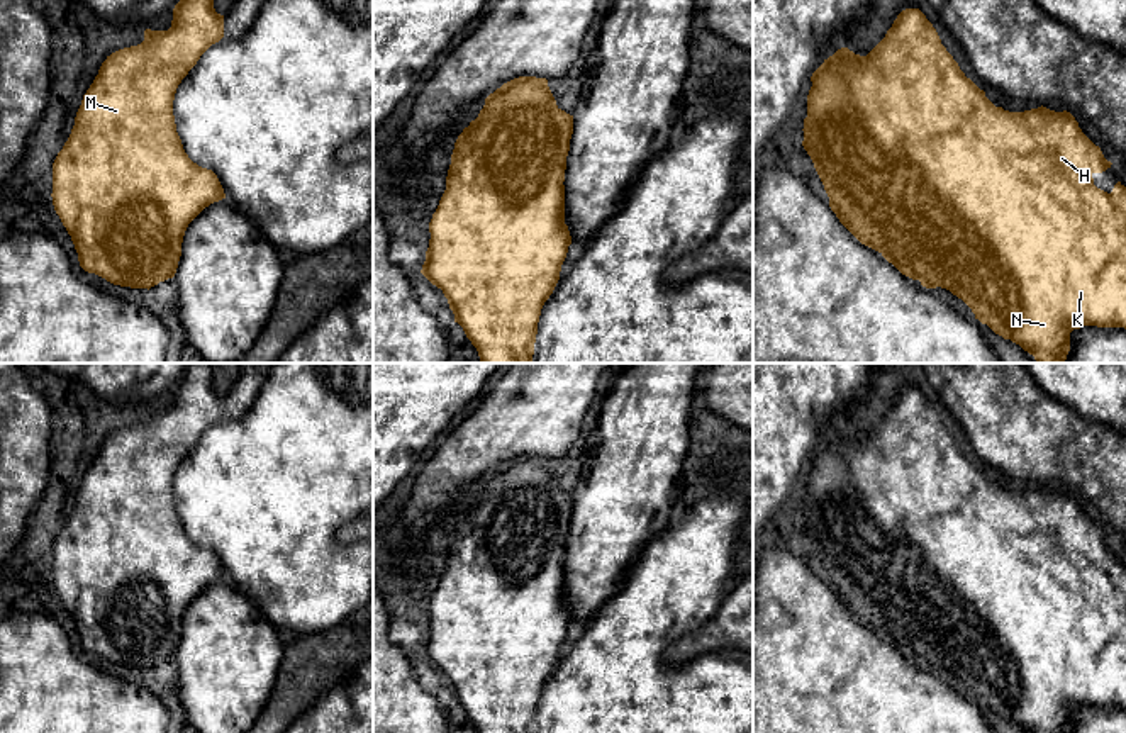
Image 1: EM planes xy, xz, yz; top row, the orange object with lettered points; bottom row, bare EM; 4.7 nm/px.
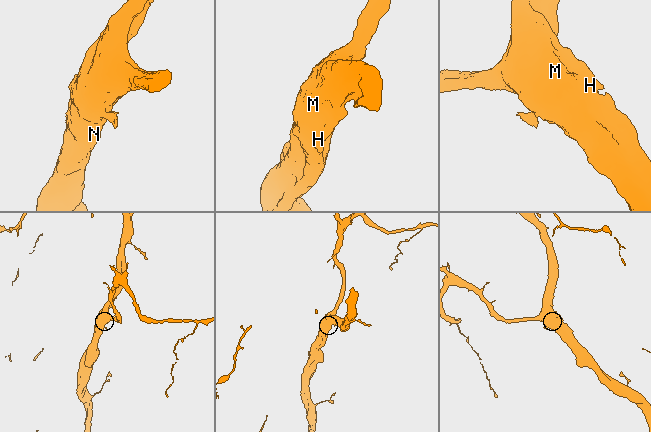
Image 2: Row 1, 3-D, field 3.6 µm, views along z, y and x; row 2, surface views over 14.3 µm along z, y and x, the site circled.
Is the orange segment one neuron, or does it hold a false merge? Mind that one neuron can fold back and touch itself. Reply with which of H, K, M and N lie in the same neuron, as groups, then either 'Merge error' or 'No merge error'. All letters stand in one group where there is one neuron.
Groups: H K M N. No merge error

